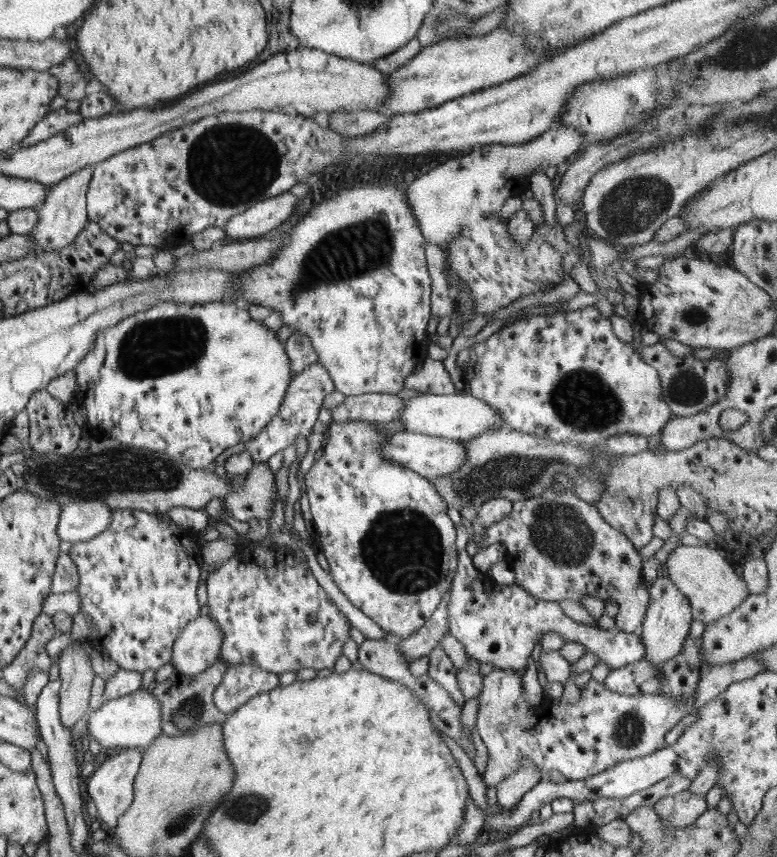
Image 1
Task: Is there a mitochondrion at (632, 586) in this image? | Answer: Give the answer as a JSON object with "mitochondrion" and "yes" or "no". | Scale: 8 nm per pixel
{"mitochondrion":"no"}

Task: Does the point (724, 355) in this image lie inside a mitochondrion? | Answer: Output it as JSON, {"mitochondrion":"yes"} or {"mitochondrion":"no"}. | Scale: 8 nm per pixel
{"mitochondrion":"no"}

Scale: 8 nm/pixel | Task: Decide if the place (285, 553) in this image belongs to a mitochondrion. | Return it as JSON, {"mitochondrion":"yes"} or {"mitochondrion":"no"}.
{"mitochondrion":"no"}

